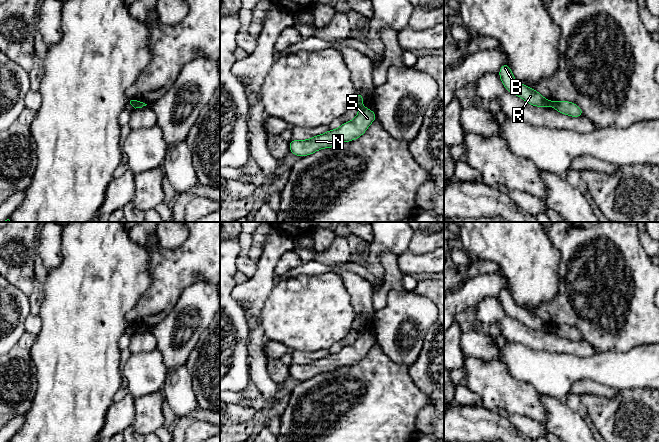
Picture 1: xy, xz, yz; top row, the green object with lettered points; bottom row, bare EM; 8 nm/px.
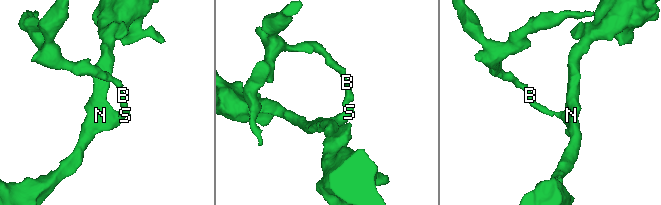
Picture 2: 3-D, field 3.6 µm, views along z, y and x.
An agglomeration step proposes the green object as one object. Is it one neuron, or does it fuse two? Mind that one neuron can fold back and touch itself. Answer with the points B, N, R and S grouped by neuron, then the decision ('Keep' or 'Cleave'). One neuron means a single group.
Groups: B R / N S. Cleave

